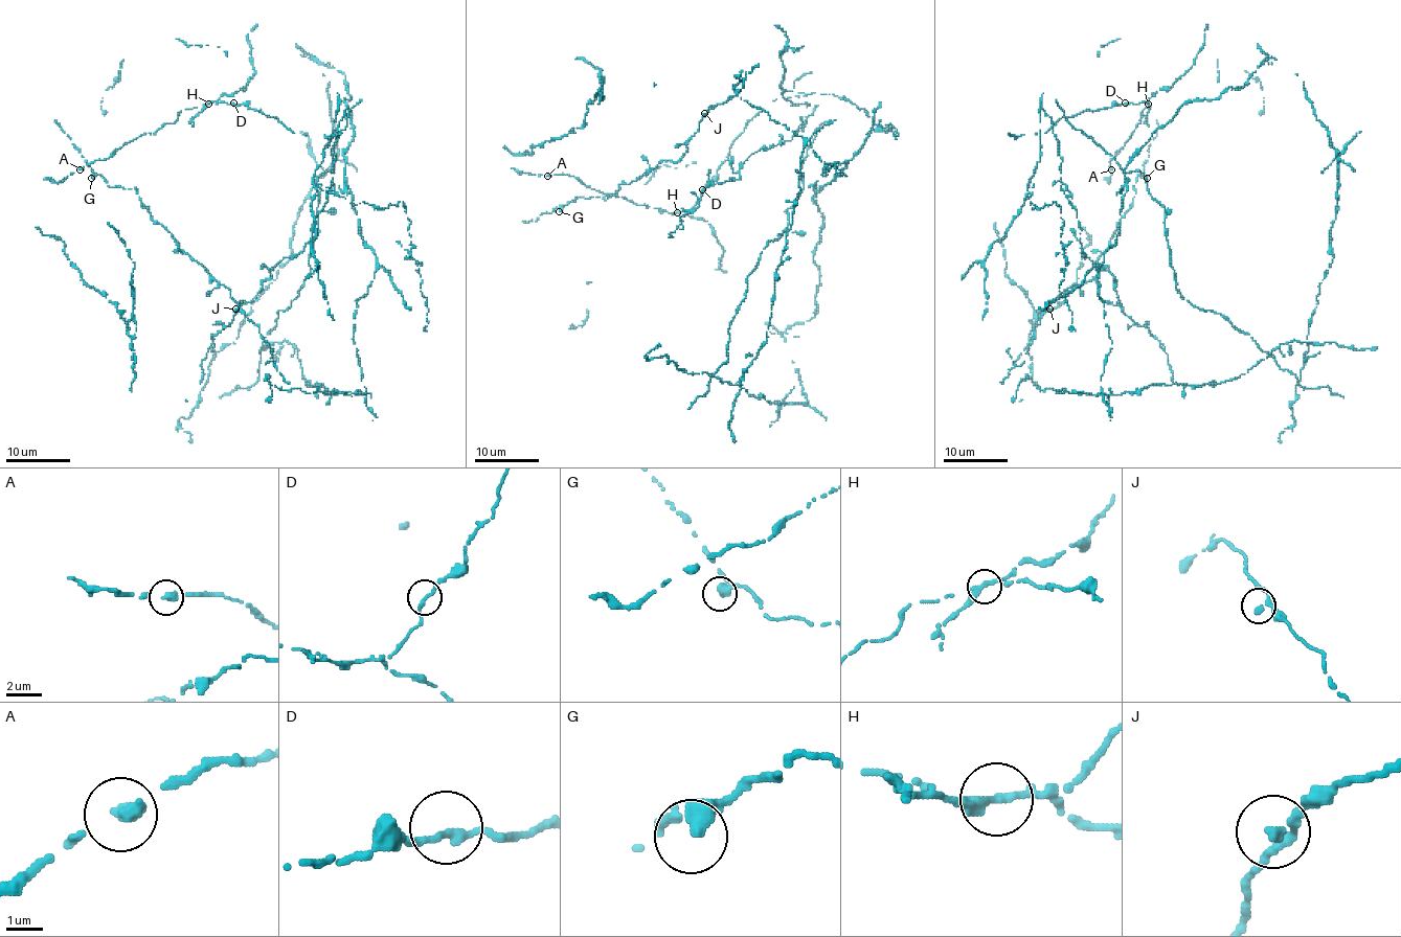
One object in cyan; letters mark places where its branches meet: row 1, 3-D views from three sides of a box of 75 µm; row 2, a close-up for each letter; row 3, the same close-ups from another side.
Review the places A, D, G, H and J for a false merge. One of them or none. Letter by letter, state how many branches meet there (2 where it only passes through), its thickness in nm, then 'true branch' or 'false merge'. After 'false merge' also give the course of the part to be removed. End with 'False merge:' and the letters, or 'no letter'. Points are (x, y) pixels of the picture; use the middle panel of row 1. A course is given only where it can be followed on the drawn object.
A: 2 branches meet; 280 nm thick; true branch
D: 2 branches meet; 220 nm thick; true branch
G: 2 branches meet; 340 nm thick; true branch
H: 2 branches meet; 300 nm thick; false merge
J: 2 branches meet; 240 nm thick; true branch
False merge: H

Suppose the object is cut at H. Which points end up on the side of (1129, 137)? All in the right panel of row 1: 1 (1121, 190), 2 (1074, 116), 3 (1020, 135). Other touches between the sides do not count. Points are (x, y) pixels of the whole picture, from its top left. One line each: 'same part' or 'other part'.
1: other part
2: same part
3: same part

